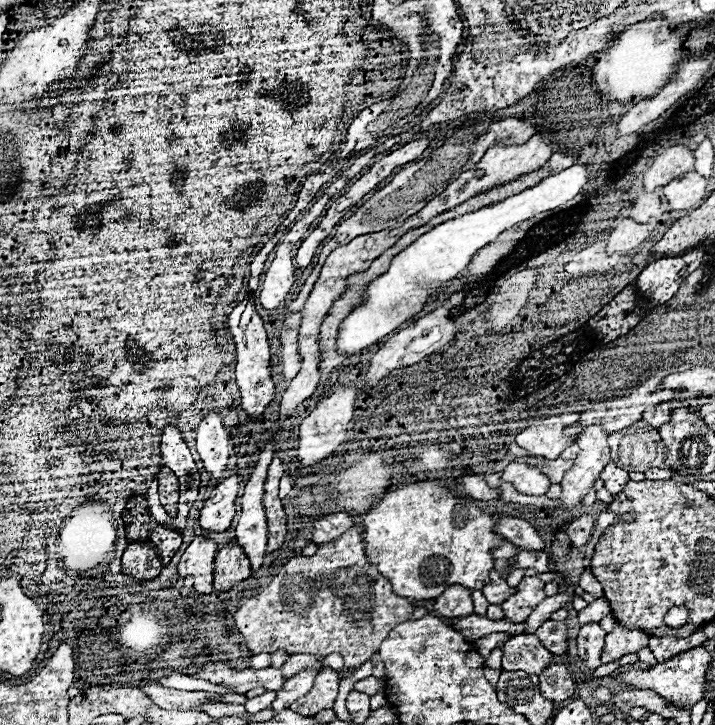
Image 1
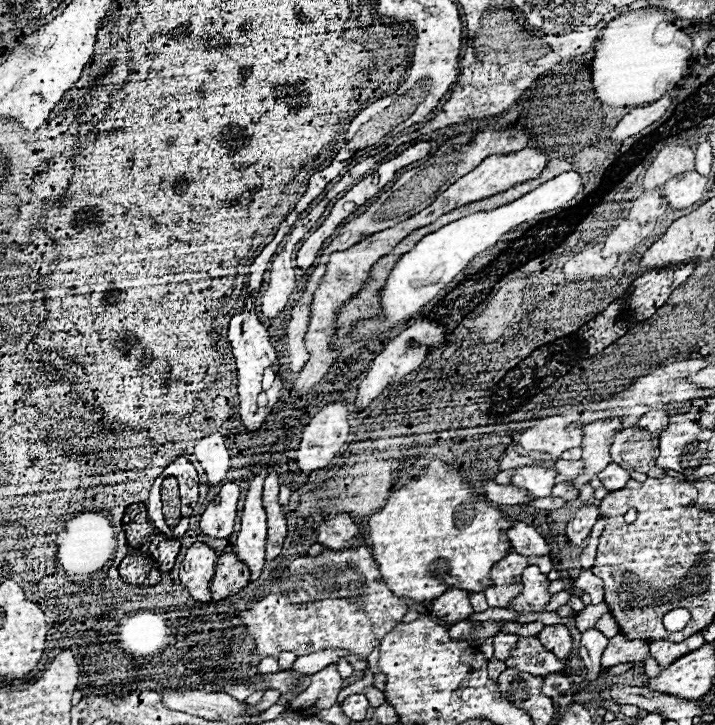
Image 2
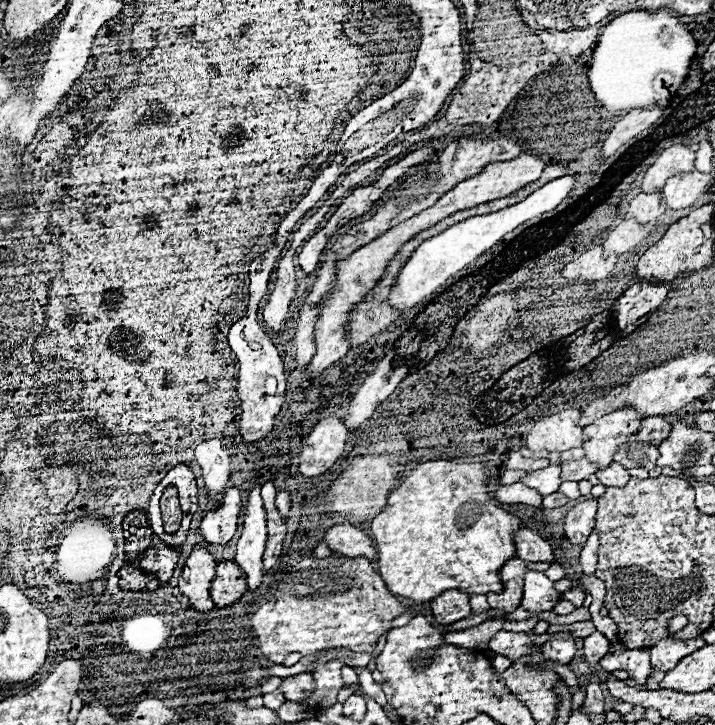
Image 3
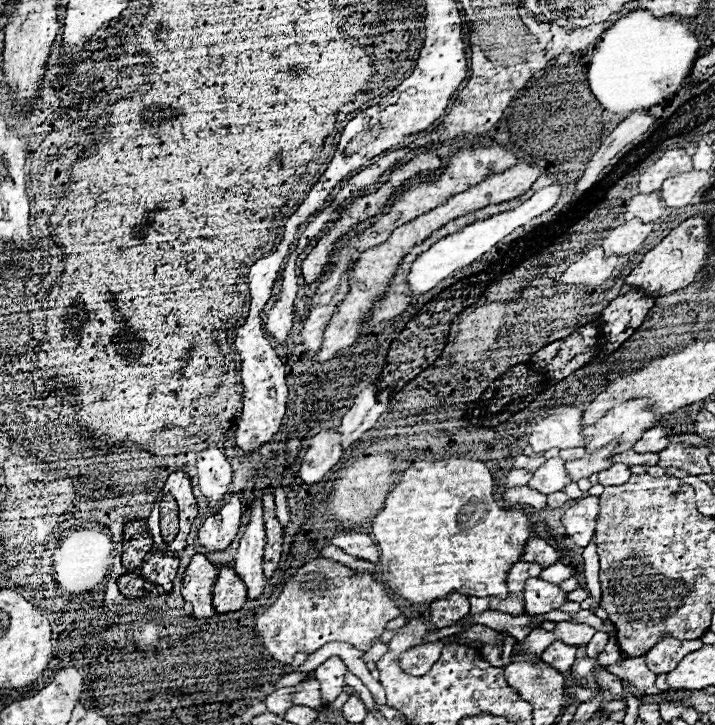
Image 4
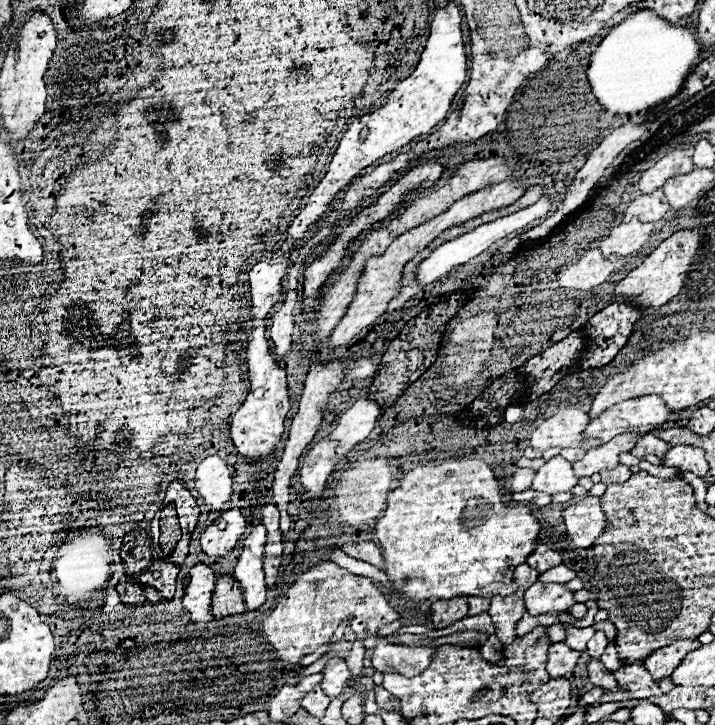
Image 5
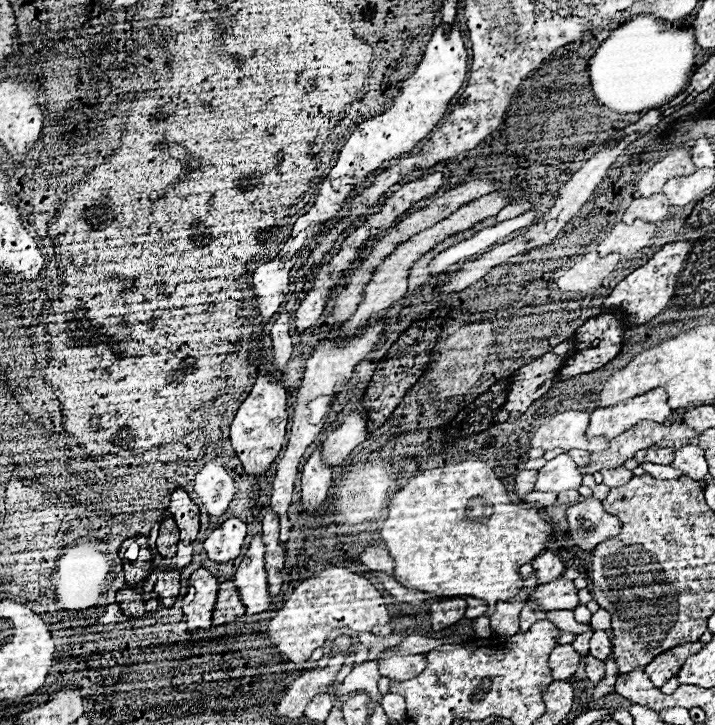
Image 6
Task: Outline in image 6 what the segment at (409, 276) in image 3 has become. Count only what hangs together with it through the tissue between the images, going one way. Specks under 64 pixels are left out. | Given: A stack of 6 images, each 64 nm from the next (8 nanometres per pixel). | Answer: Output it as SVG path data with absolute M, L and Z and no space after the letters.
M528 210L516 218L510 218L510 220L504 220L504 222L498 222L494 226L488 226L488 228L482 228L478 230L474 236L442 250L430 264L428 264L428 270L430 270L430 276L438 276L438 274L444 274L448 272L448 268L452 264L458 264L458 262L464 262L484 250L488 250L494 242L510 236L512 232L520 230L520 228L526 228L528 224L532 224L536 218L540 216L538 210Z

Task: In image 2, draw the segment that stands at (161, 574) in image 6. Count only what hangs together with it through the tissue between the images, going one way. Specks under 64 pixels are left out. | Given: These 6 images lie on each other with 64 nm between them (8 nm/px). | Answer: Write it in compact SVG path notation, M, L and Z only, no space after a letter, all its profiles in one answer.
M162 532L152 536L152 540L148 544L148 552L150 552L150 556L154 556L154 560L158 560L162 572L172 570L174 558L178 556L178 550L180 550L180 540L166 538Z

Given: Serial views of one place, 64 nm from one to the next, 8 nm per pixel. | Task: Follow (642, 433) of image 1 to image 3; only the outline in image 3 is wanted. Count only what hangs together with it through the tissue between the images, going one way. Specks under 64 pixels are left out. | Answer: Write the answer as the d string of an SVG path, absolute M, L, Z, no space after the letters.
M630 436L626 444L618 446L618 450L614 452L614 462L622 464L624 468L654 468L656 460L658 460L660 452L656 446L652 444L642 444L638 442L636 436Z

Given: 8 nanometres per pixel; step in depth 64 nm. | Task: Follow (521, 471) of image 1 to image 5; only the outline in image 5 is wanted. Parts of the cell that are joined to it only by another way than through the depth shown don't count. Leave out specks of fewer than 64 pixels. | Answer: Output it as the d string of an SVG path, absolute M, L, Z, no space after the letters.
M554 456L536 472L536 478L530 488L546 494L558 494L572 490L576 484L578 478L572 472L572 464L562 456Z

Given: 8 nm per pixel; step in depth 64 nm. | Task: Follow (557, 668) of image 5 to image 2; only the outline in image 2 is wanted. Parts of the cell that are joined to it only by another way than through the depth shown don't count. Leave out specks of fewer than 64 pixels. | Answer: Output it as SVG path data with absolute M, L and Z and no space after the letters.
M554 624L554 626L544 626L542 632L538 634L540 642L548 652L558 656L560 660L570 656L572 650L572 636L564 624Z

